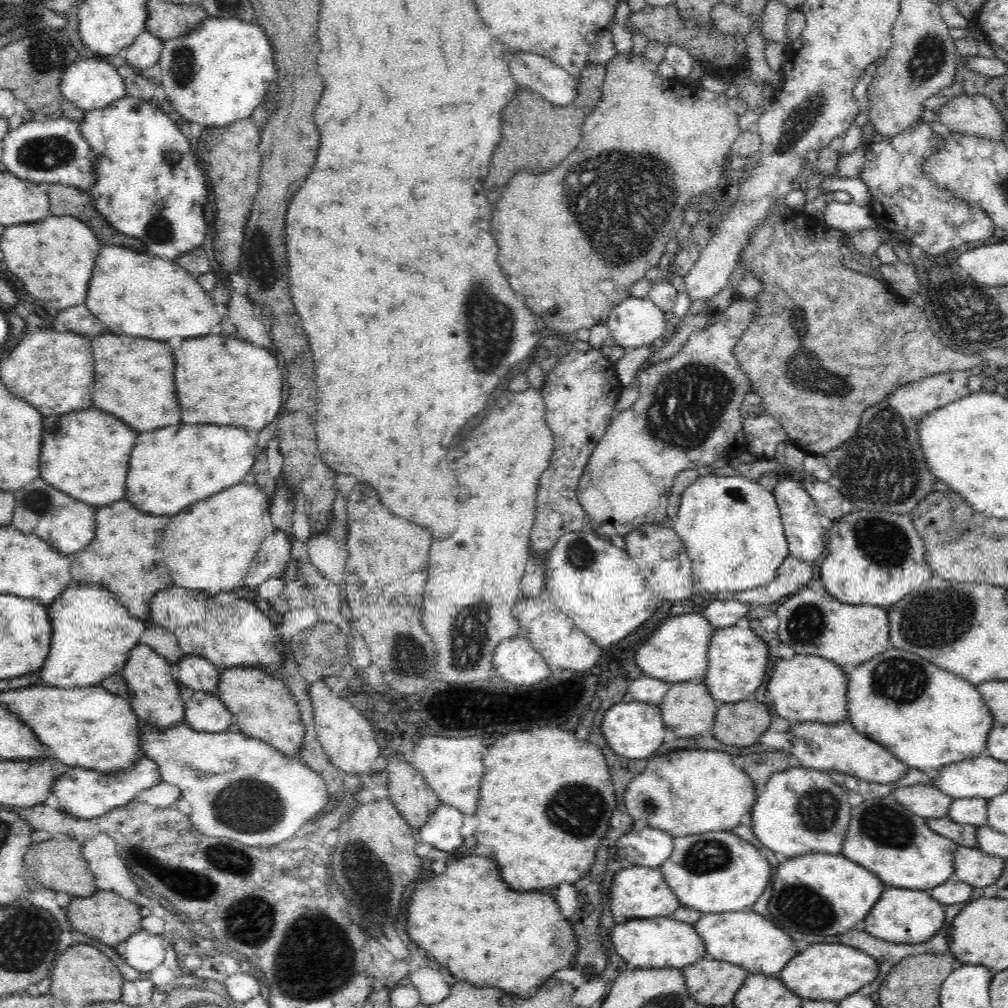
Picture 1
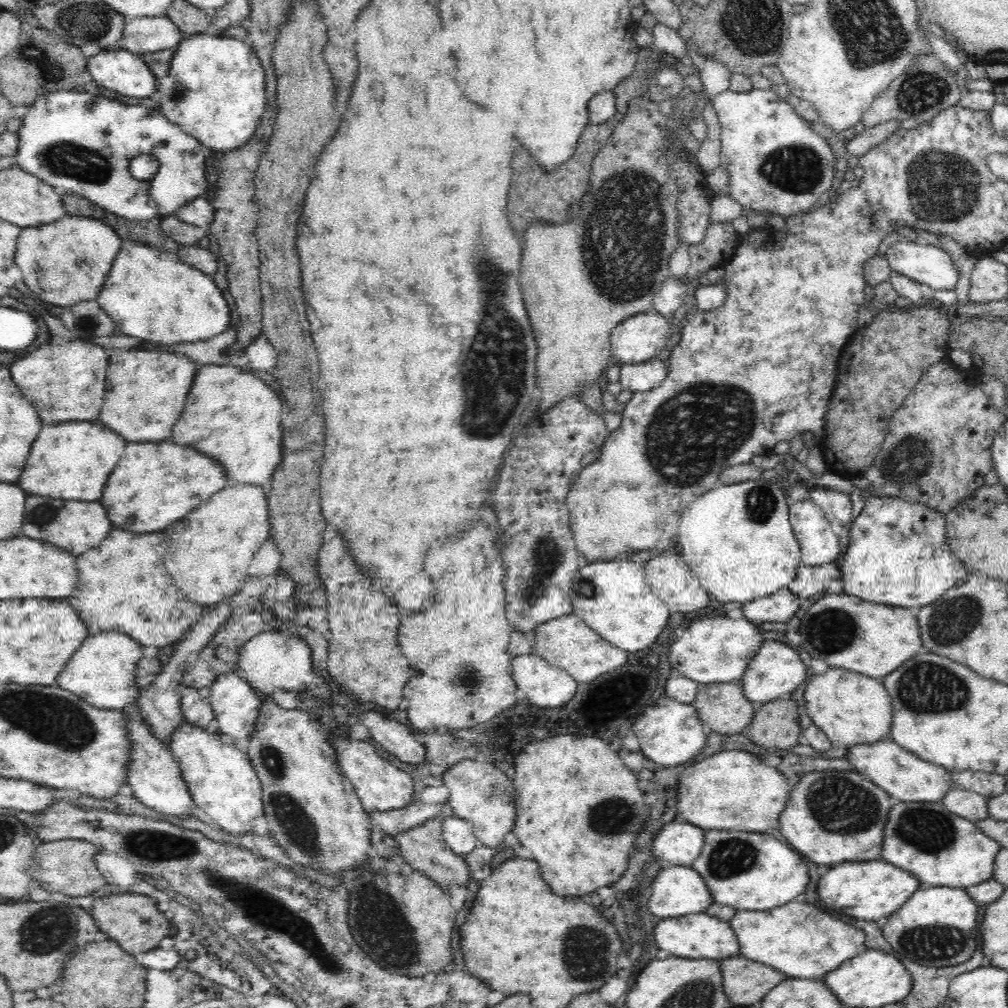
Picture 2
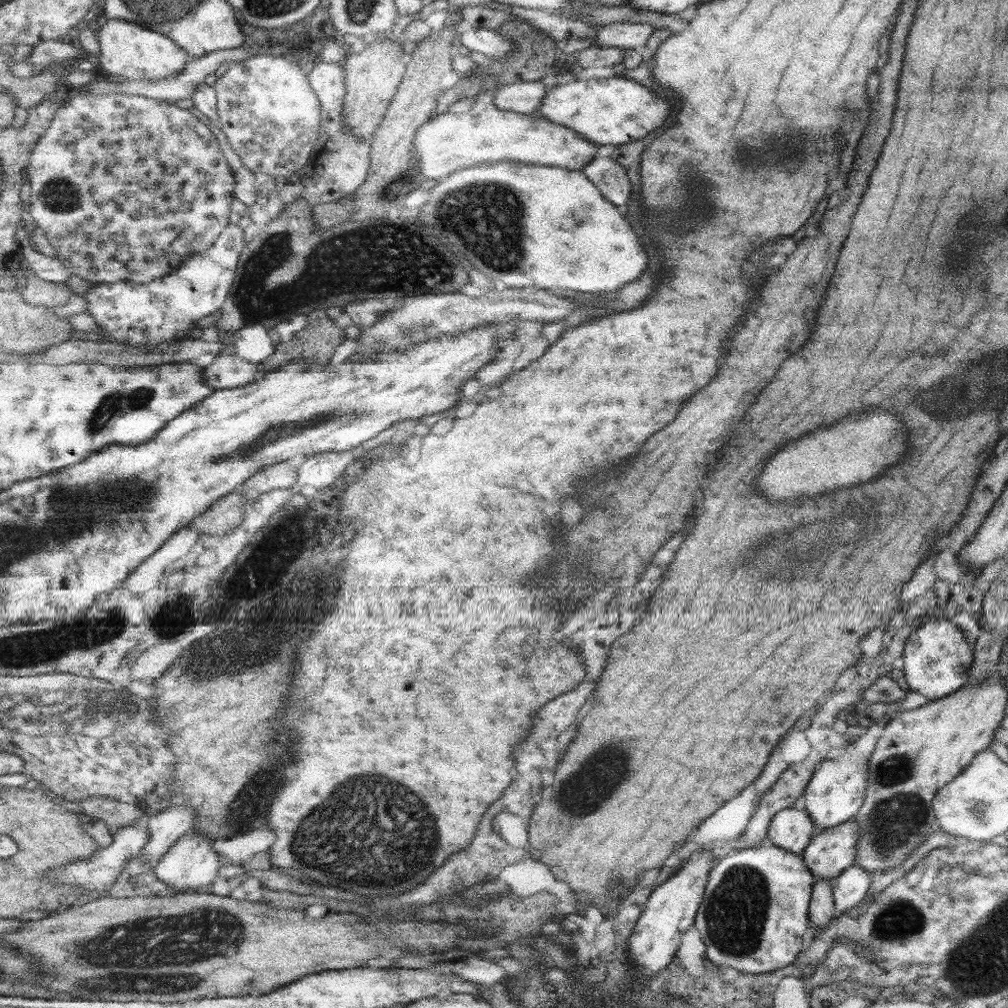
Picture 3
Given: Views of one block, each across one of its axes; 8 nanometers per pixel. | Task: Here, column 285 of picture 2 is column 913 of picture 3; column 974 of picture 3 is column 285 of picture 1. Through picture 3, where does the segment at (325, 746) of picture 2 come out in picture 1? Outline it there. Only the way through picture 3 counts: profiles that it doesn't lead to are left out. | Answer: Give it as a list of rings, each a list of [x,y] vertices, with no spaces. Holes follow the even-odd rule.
[[[251,664],[228,666],[228,668],[220,670],[220,682],[218,682],[216,695],[233,714],[232,722],[240,726],[240,732],[243,735],[260,739],[277,748],[286,756],[298,756],[300,748],[302,748],[302,738],[304,738],[304,725],[300,719],[298,703],[282,678],[276,678],[265,666],[259,664],[258,666]]]

